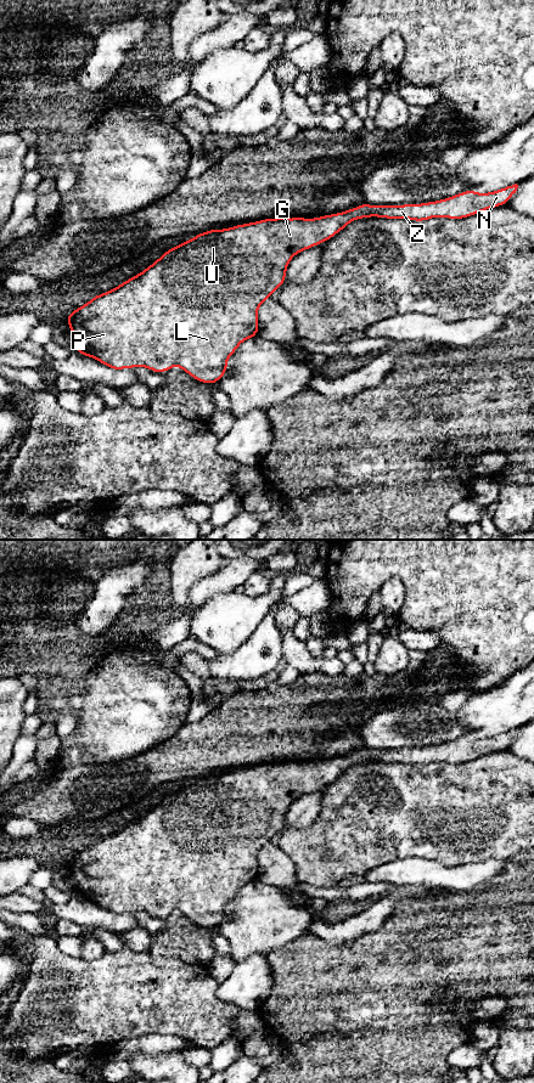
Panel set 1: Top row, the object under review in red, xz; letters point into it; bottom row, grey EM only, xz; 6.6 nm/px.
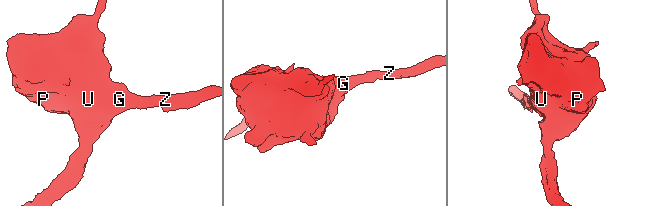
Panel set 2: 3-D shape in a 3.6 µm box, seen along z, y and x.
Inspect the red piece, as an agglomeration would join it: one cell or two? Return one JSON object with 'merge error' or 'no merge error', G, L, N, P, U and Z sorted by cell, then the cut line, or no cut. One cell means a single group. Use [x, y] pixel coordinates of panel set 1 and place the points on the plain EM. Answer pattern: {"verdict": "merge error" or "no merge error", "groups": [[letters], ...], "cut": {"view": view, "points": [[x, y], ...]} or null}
{"verdict": "no merge error", "groups": [["G", "L", "N", "P", "U", "Z"]], "cut": null}

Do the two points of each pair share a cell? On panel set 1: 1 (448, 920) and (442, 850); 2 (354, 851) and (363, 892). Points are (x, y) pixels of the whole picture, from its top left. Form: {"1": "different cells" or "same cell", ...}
{"1": "different cells", "2": "different cells"}

